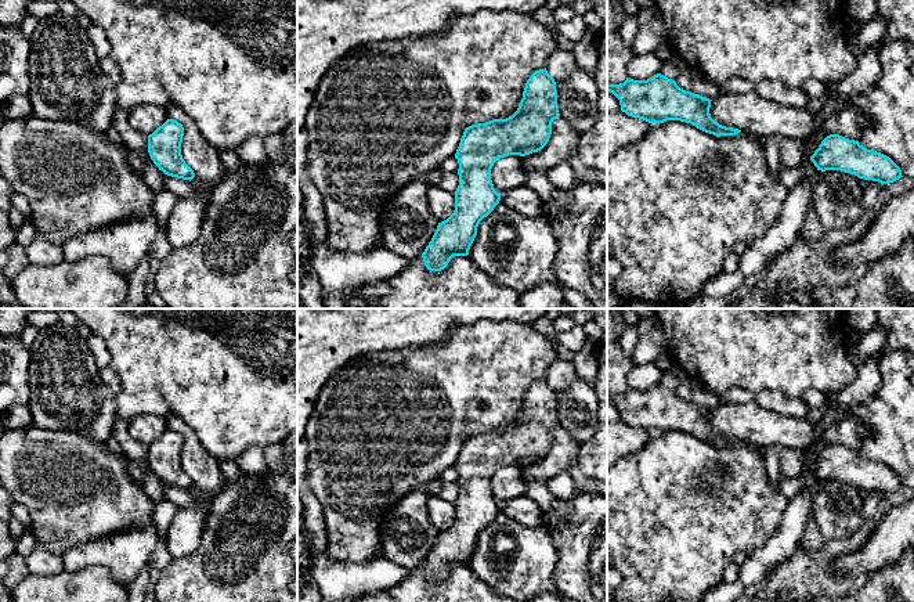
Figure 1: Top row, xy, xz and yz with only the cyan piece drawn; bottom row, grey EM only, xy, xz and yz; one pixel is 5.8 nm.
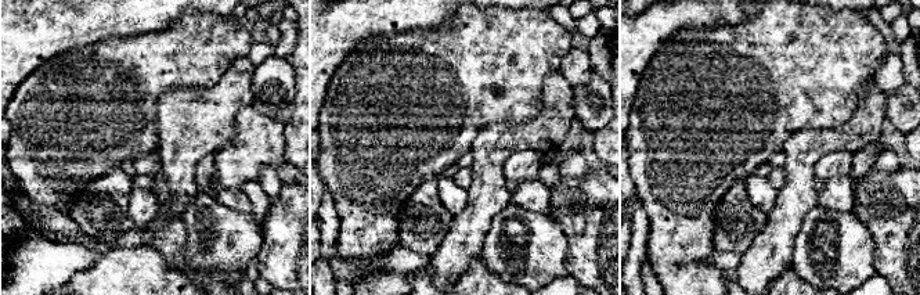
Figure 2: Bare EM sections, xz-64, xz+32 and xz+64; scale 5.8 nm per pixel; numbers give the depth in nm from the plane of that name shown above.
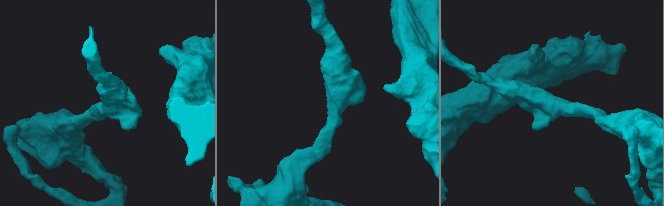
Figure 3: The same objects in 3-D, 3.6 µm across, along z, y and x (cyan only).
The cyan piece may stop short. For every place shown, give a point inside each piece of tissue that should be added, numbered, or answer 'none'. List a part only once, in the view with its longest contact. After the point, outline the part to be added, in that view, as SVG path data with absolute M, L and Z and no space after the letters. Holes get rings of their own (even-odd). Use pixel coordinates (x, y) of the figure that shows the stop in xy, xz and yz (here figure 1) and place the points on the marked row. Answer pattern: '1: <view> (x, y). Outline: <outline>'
none

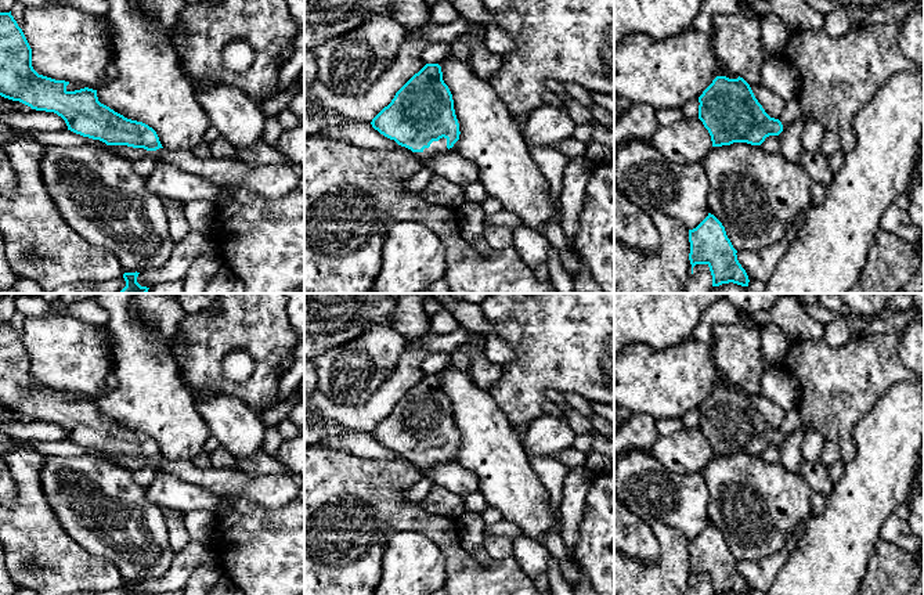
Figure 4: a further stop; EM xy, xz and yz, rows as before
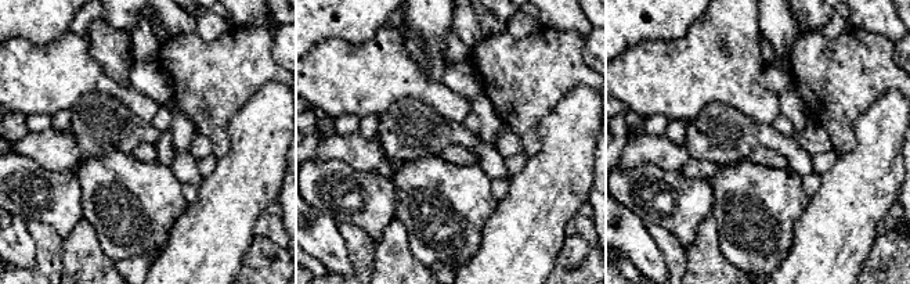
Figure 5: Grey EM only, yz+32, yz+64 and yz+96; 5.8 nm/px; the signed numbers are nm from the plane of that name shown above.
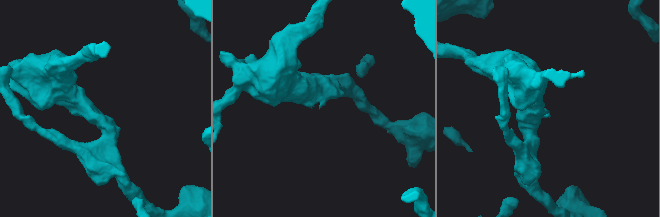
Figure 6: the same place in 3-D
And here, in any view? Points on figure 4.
1: xz (439, 147). Outline: M440 138L433 141L429 148L425 148L422 152L414 152L419 159L430 159L440 154L451 152L452 148L447 148L447 138Z

